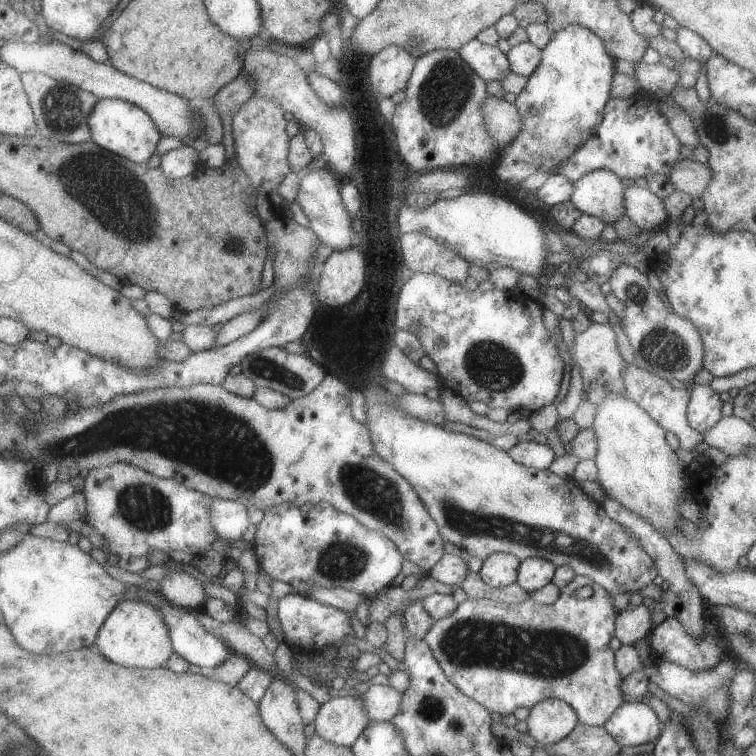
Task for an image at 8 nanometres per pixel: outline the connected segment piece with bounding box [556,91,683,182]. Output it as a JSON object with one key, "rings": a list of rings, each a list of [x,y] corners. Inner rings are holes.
{"rings":[[[640,91],[628,99],[610,98],[604,108],[604,117],[588,142],[562,161],[556,173],[574,182],[590,171],[605,169],[614,172],[621,180],[631,181],[656,174],[669,176],[672,168],[683,159],[680,154],[681,143],[666,118],[652,105],[650,94]]]}

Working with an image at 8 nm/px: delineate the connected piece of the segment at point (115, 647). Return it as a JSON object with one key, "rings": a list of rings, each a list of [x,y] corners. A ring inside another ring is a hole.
{"rings":[[[144,599],[124,600],[104,624],[96,647],[109,660],[132,669],[165,667],[177,652],[170,624],[154,604]]]}

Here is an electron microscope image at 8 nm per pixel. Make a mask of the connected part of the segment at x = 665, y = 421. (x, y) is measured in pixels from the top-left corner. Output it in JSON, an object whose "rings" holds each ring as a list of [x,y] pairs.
{"rings":[[[625,364],[621,378],[627,398],[639,405],[665,433],[674,434],[679,441],[679,448],[695,452],[697,445],[704,441],[703,434],[691,428],[687,420],[687,407],[691,398],[691,387],[688,390],[678,390],[662,378],[640,369],[635,364]]]}

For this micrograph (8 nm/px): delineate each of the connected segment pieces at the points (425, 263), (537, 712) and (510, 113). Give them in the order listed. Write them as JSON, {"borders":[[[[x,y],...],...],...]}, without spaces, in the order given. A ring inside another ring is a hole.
{"borders":[[[[422,232],[399,236],[408,270],[431,273],[452,282],[468,279],[469,263],[456,252]]],[[[554,698],[542,700],[530,709],[527,722],[527,733],[541,746],[562,741],[579,724],[574,708]]],[[[489,98],[482,104],[481,112],[485,119],[485,128],[497,141],[498,147],[511,144],[521,132],[521,116],[515,104],[505,98]]]]}

